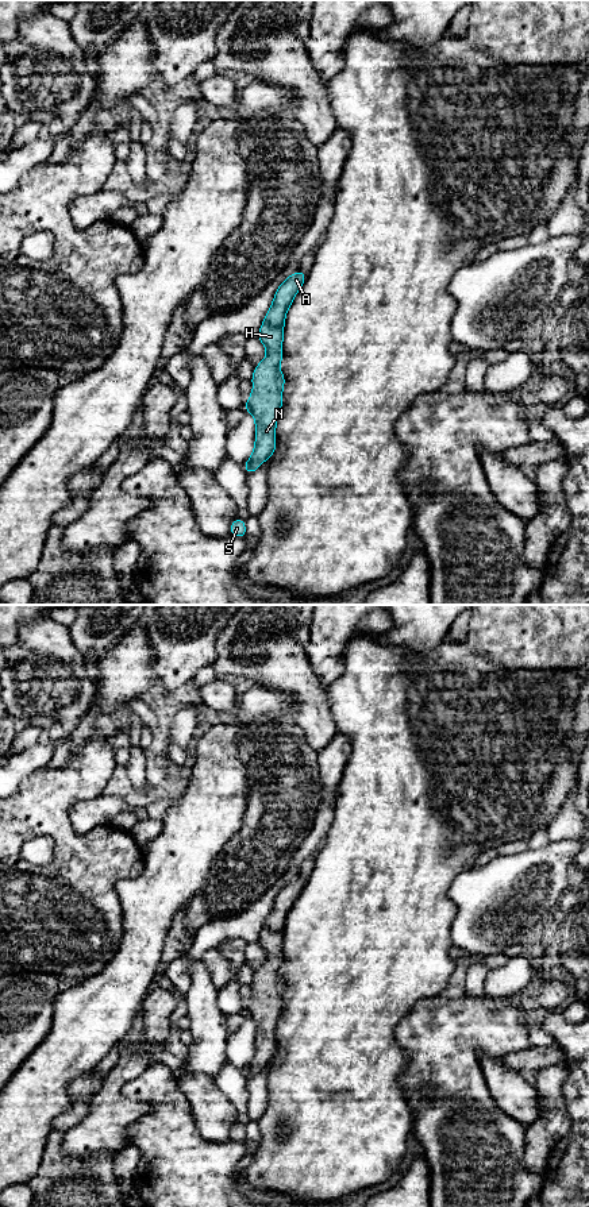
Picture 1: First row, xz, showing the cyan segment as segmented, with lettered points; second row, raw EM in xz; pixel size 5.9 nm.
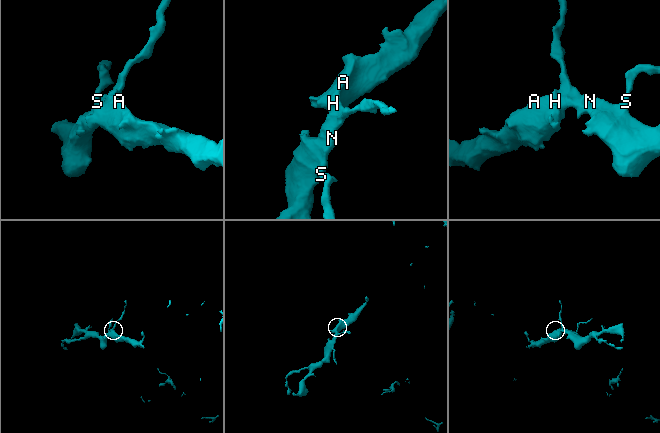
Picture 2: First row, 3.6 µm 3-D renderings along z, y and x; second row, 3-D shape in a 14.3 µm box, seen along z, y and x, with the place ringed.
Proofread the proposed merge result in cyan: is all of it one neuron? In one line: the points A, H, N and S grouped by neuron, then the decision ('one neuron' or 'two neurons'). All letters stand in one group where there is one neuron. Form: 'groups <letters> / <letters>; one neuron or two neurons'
groups A H N S; one neuron

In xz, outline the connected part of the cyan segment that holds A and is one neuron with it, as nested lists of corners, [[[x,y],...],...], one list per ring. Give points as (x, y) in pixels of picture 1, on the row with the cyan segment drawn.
[[[297,270],[278,286],[257,336],[263,343],[267,356],[254,369],[251,377],[254,390],[245,402],[245,410],[255,419],[255,446],[250,459],[245,463],[247,475],[254,473],[276,450],[276,424],[285,385],[284,374],[280,371],[284,323],[305,278],[307,274]]]

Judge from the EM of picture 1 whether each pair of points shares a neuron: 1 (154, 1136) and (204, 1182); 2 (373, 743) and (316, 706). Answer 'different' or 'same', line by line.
1: same
2: different

